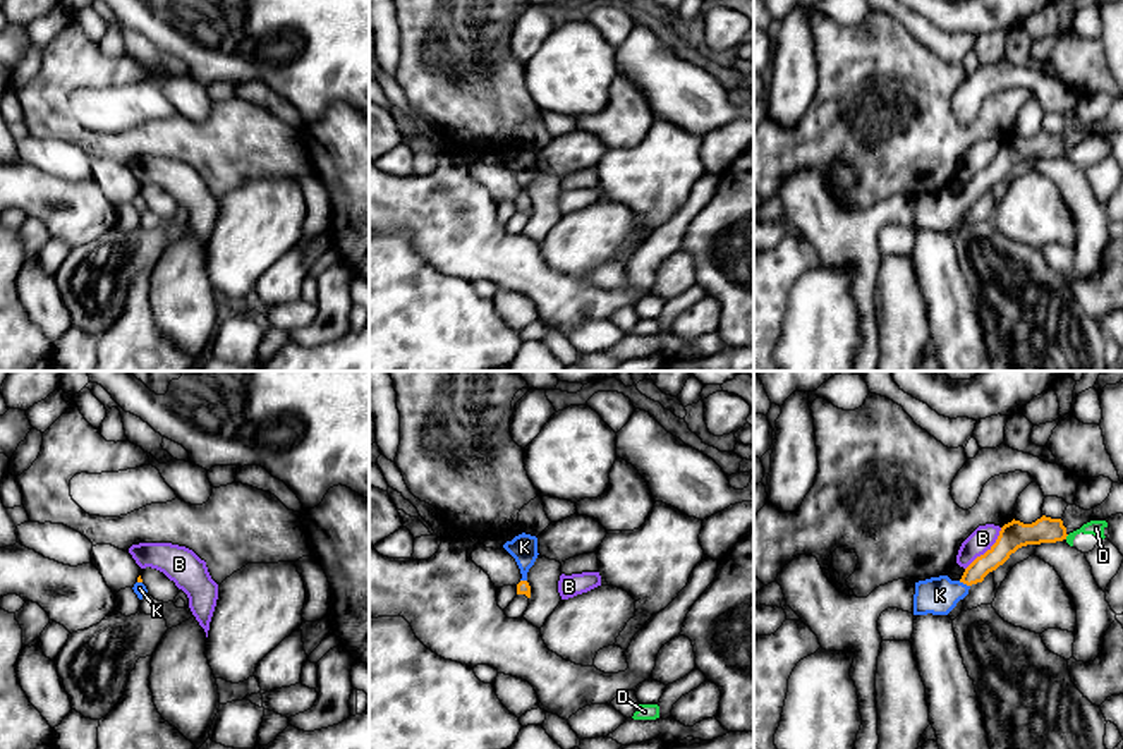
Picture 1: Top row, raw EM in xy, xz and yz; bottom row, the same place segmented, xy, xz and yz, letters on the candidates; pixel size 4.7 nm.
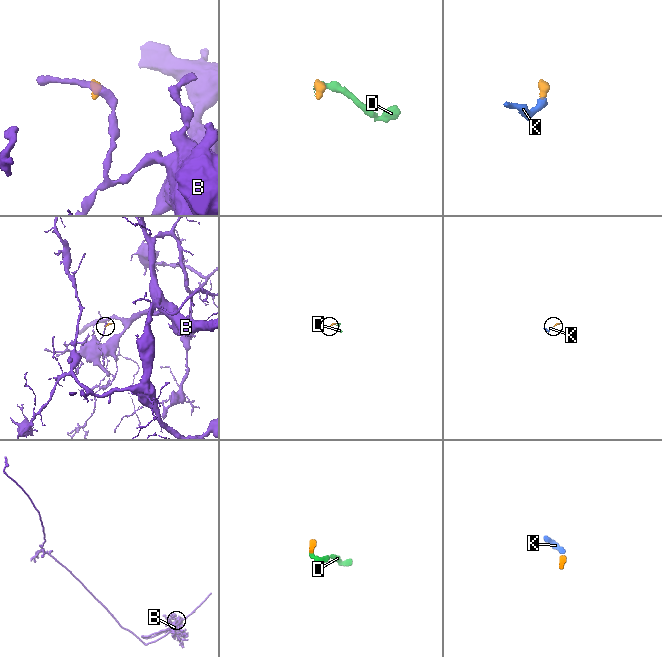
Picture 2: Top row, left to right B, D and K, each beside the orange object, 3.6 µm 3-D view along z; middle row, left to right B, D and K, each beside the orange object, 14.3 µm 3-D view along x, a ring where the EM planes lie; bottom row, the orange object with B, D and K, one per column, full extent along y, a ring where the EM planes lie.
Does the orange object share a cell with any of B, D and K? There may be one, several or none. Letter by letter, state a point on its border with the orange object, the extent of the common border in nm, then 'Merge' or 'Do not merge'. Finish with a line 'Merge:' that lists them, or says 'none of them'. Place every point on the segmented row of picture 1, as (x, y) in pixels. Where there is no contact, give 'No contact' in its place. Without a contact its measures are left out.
B: Touches orange at yz (988, 550). Shared border 260 nm. Do not merge
D: Touches orange at yz (1067, 535). Shared border 30 nm. Do not merge
K: Touches orange at yz (964, 583). Shared border 60 nm. Merge
Merge: K

